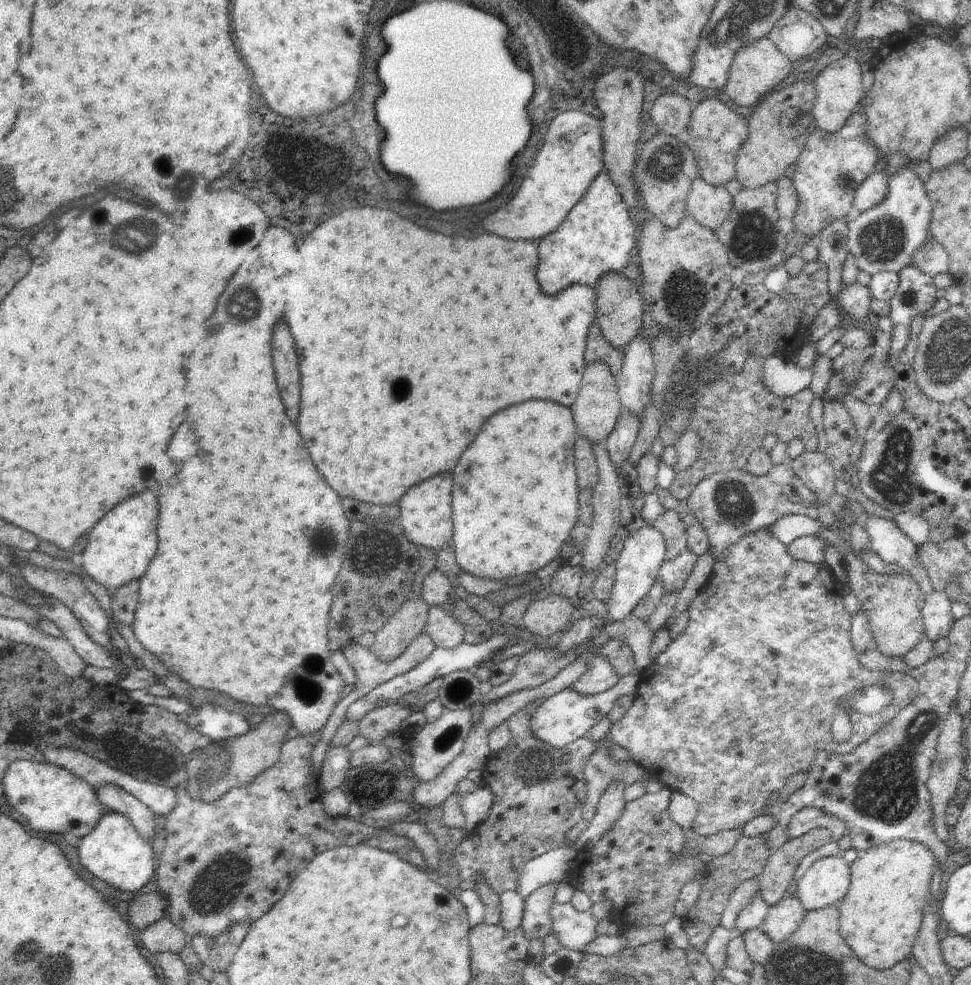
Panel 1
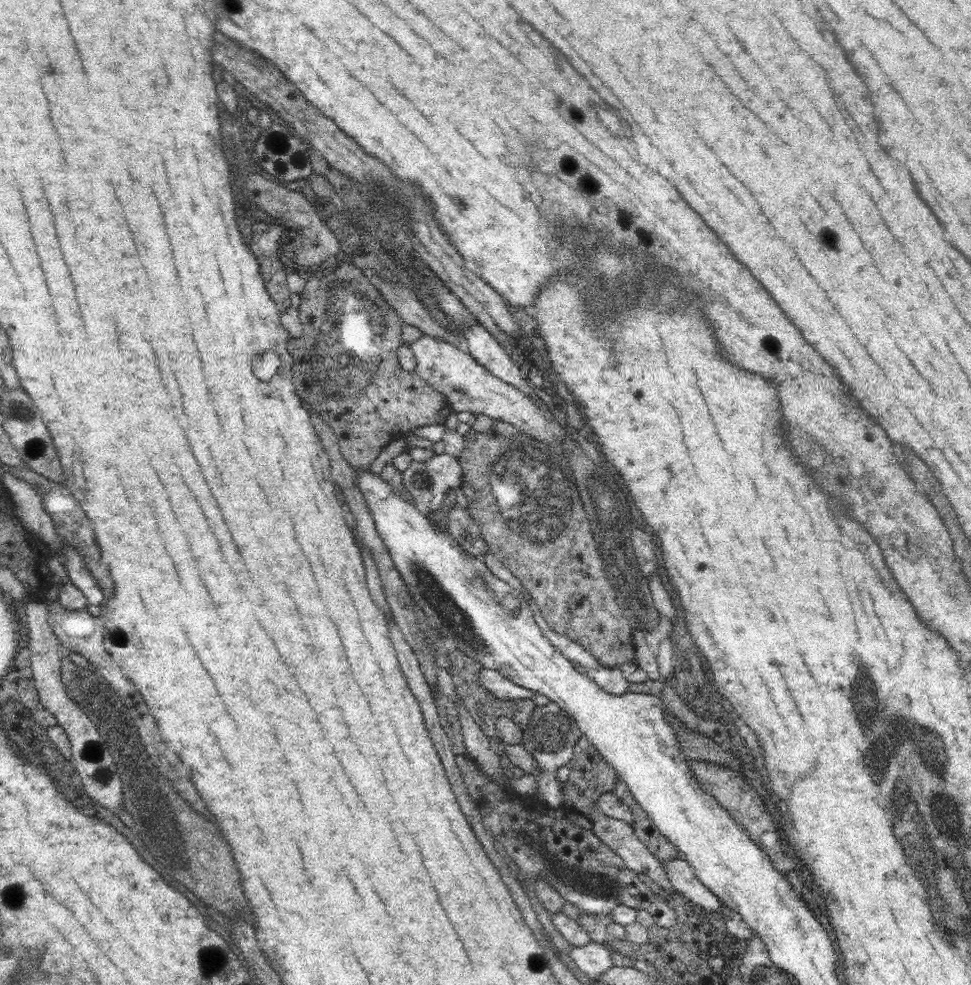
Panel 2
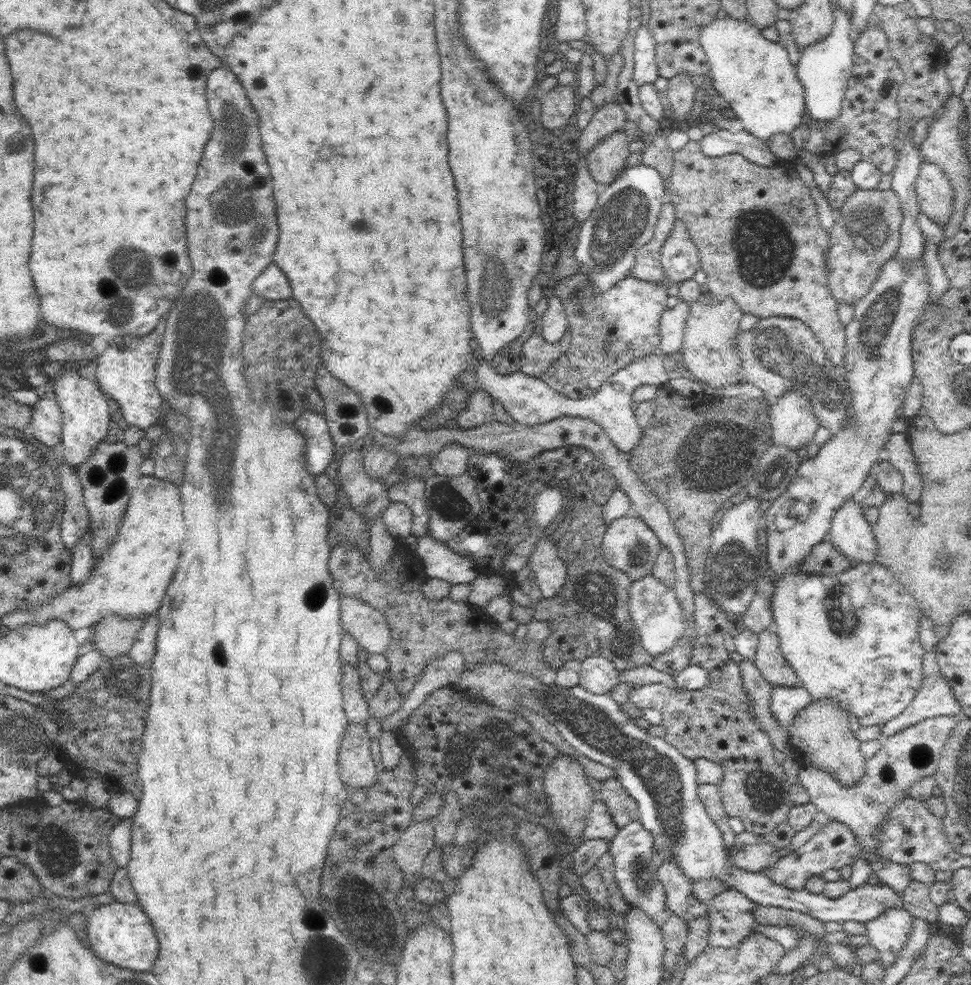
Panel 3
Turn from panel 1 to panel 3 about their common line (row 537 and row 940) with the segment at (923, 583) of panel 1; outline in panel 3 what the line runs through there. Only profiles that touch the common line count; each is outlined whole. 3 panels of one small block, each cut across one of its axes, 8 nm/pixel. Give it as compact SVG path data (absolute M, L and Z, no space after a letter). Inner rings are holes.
M891 910L889 914L885 914L877 920L863 922L865 938L871 946L875 946L879 950L879 962L883 964L883 968L891 966L895 962L897 954L907 944L909 932L911 932L911 922L913 922L913 916L905 910L899 910L899 912Z

